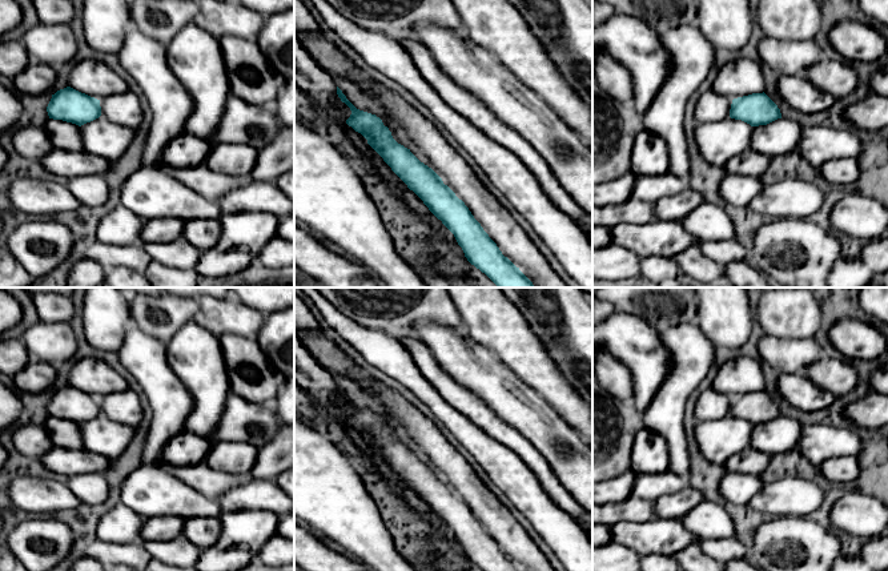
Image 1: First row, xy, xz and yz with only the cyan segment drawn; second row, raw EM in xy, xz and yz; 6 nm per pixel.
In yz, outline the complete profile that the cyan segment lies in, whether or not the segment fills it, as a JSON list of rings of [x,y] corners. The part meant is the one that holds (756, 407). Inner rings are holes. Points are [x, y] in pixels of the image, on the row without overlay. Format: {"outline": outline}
{"outline": [[[763,390],[734,397],[730,415],[742,418],[751,425],[759,425],[781,417],[781,411],[777,403]]]}

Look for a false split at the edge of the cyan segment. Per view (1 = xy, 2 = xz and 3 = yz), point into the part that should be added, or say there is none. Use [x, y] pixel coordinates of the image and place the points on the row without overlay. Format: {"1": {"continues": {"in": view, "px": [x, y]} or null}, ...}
{"1": {"continues": null}, "2": {"continues": null}, "3": {"continues": null}}

